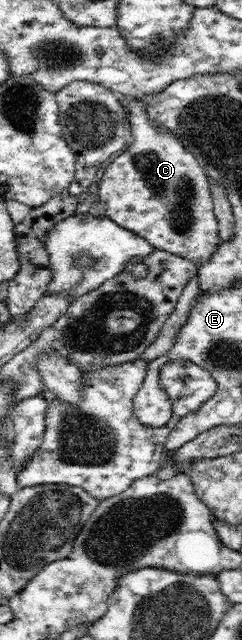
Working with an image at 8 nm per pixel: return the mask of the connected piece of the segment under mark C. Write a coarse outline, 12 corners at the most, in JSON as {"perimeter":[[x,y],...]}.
{"perimeter":[[126,100],[105,215],[202,265],[220,245],[206,169]]}

